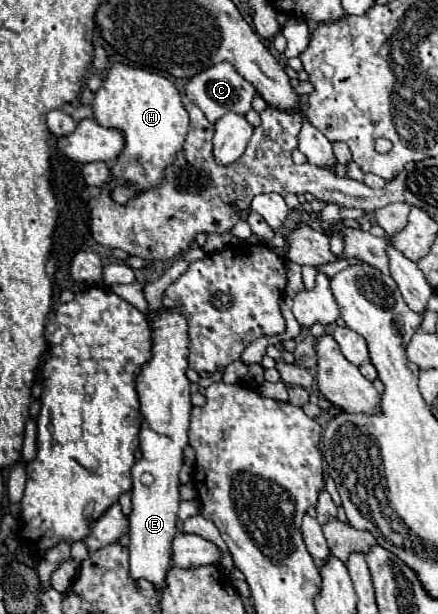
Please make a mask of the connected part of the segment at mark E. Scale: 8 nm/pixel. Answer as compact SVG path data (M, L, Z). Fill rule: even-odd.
M163 308L153 316L153 358L141 368L137 376L137 392L141 402L141 460L135 462L133 474L133 498L131 498L131 514L129 514L129 576L137 584L139 580L147 580L155 586L161 596L165 588L165 576L171 568L171 542L177 534L177 512L179 512L179 470L183 466L183 448L189 444L189 380L185 376L187 370L187 354L189 354L189 334L187 322L181 314L169 312ZM143 474L153 476L151 486L141 484Z

